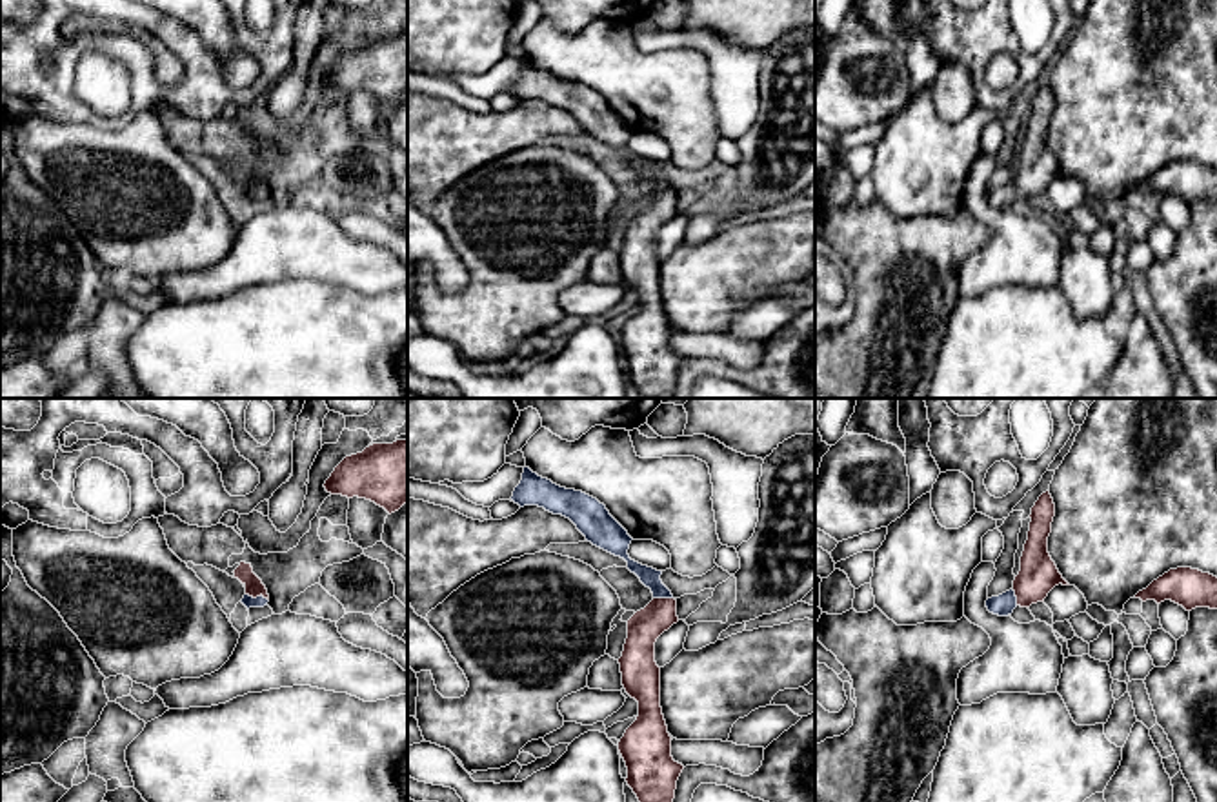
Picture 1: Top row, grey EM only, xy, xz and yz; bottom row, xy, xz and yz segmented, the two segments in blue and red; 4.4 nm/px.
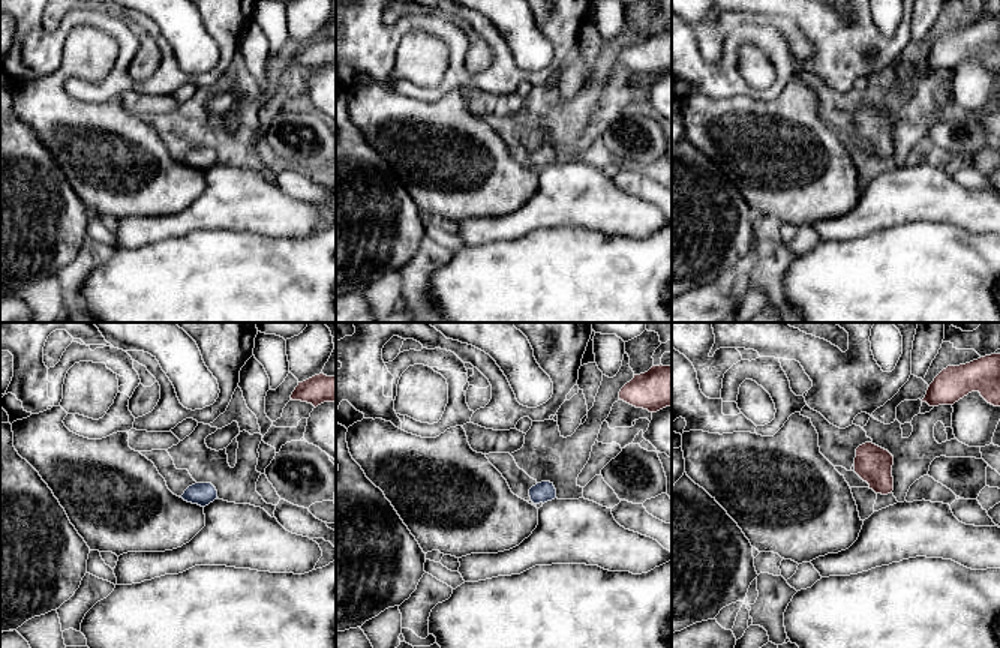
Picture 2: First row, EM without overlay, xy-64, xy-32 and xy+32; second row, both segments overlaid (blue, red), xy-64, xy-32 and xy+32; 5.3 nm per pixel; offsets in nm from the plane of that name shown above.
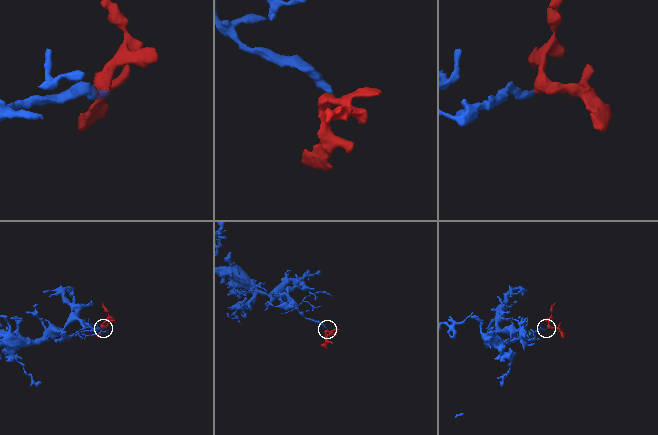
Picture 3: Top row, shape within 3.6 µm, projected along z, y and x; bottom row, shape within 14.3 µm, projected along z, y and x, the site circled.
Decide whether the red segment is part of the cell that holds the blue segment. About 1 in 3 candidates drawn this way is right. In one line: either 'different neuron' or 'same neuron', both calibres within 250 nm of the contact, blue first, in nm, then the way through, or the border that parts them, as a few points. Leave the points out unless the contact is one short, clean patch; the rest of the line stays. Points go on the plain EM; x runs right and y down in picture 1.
same neuron; 50 nm thick on the blue side, 80 nm on the other

